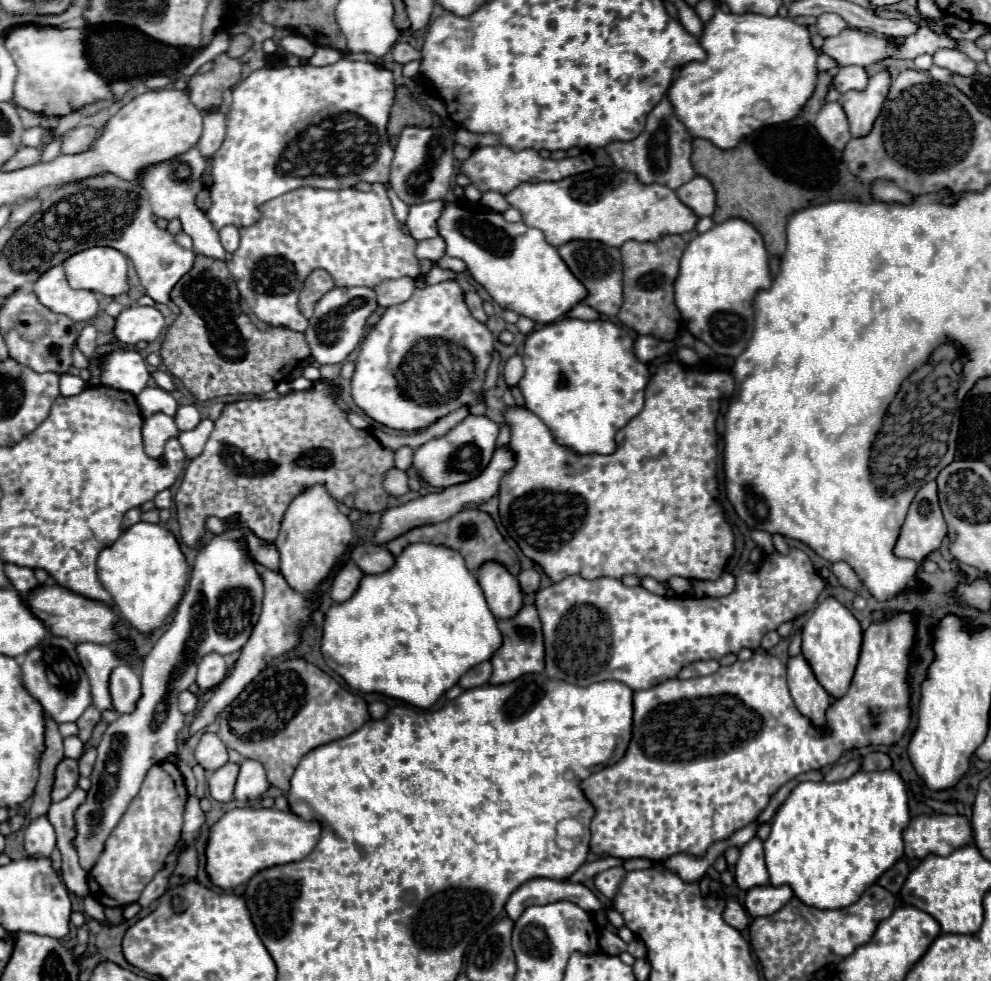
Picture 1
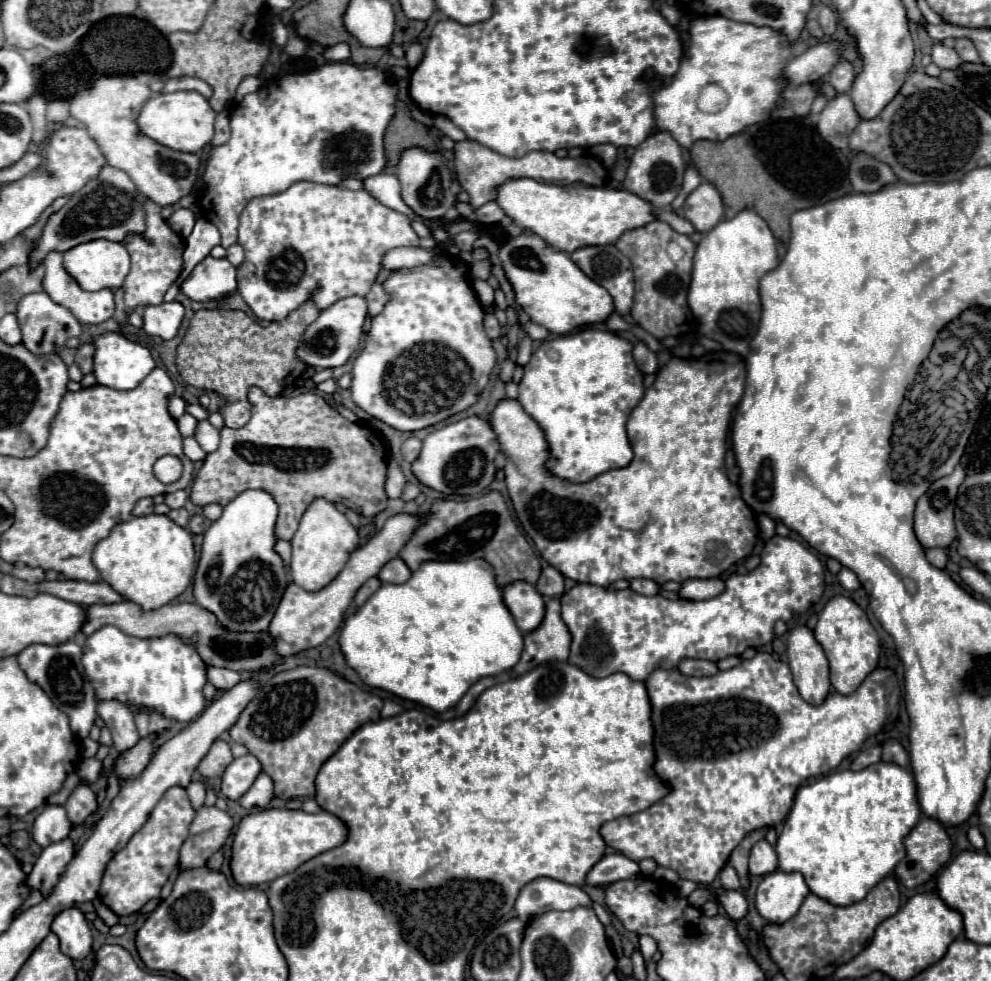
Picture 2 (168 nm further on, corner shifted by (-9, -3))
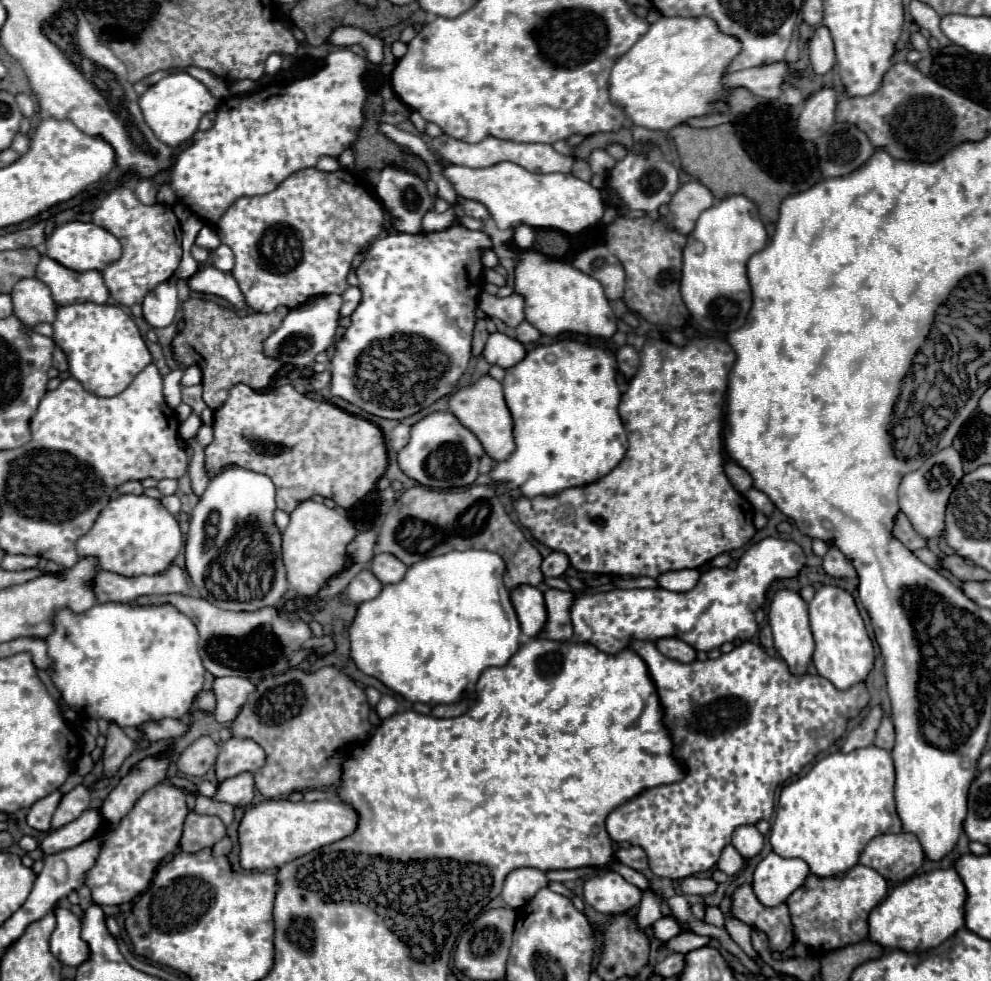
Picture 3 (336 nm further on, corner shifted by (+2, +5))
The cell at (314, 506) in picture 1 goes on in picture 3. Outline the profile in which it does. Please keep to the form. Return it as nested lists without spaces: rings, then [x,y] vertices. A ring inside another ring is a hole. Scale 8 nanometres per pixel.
[[[313,499],[299,503],[291,513],[291,521],[283,533],[283,563],[287,569],[289,587],[299,595],[313,597],[331,575],[349,565],[345,547],[355,535],[357,529],[353,527],[353,523],[335,509],[329,509]]]

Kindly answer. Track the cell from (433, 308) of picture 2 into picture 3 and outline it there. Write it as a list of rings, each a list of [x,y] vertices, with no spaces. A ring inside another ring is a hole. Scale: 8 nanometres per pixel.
[[[461,225],[437,233],[401,233],[375,239],[365,253],[365,261],[357,267],[363,299],[331,357],[331,393],[371,415],[399,421],[449,395],[471,361],[475,309],[483,291],[479,261],[479,249],[483,247],[491,247],[489,237]]]

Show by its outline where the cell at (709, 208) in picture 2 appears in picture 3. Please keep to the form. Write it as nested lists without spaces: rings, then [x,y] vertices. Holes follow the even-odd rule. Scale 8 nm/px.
[[[689,181],[681,185],[679,191],[671,197],[667,215],[669,225],[679,233],[687,235],[693,231],[699,215],[711,205],[713,205],[711,191],[699,181]]]

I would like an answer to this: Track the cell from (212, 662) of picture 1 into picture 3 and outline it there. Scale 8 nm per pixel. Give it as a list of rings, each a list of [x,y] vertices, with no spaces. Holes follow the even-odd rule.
[[[215,677],[213,693],[217,697],[215,707],[217,721],[231,723],[253,689],[255,685],[243,677]]]

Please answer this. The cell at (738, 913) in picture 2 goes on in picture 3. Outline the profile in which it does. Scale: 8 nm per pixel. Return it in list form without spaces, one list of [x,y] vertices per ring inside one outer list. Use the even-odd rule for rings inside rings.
[[[687,877],[683,879],[681,885],[683,893],[687,895],[711,895],[717,889],[717,883],[713,879],[703,879],[703,877]]]

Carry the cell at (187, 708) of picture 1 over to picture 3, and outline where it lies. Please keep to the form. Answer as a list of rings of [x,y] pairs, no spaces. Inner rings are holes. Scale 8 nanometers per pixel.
[[[103,603],[75,615],[63,609],[55,617],[55,631],[47,637],[49,655],[55,663],[51,679],[65,703],[89,719],[117,721],[121,727],[137,727],[163,717],[183,717],[203,687],[205,667],[197,653],[197,629],[189,617],[173,605],[131,607],[131,603]]]

